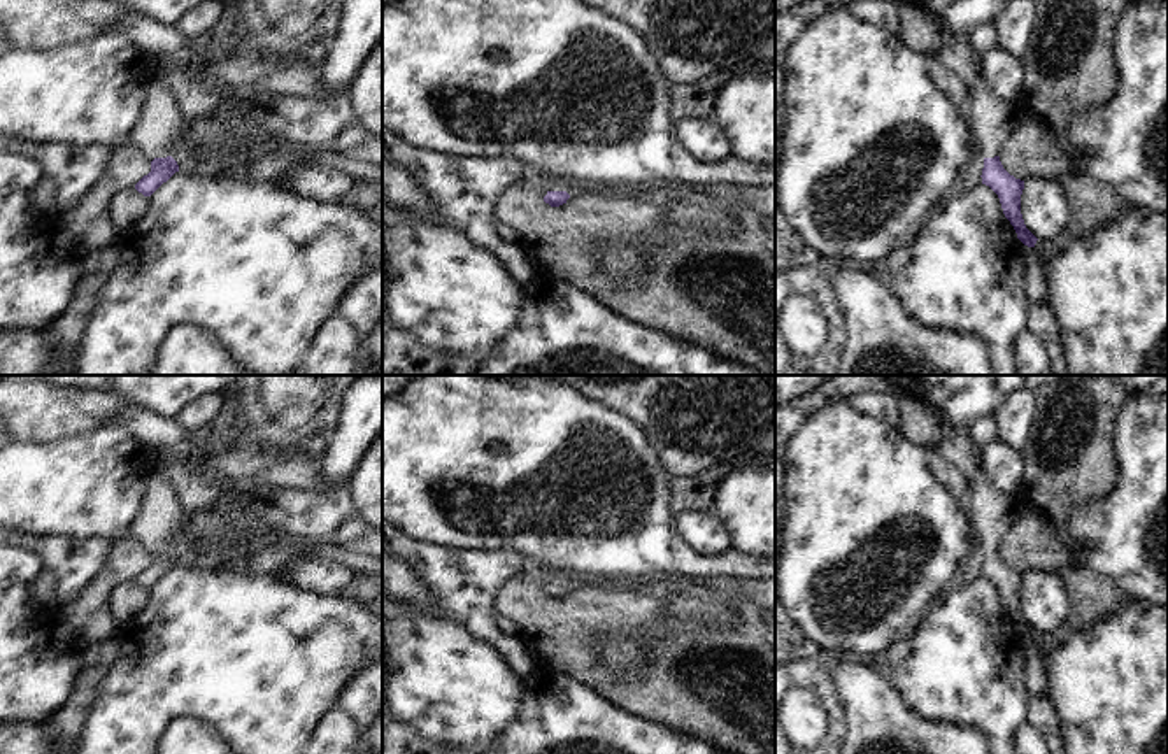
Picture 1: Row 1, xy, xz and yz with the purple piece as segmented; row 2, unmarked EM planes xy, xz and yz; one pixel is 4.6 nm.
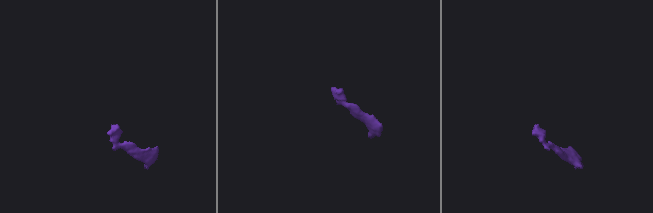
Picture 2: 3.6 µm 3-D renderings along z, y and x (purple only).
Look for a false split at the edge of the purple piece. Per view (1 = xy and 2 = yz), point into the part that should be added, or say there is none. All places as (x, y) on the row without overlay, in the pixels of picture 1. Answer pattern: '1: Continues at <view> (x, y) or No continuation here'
1: Continues at xy (160, 516)
2: Continues at yz (991, 511).

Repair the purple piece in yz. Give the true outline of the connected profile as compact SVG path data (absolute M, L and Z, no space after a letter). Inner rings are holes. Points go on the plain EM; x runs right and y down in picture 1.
M954 426L937 449L970 482L966 503L972 517L972 535L984 551L982 577L998 587L1003 607L1014 619L1017 631L1024 638L1035 640L1038 631L1026 621L1021 607L1024 573L1010 568L998 549L1022 509L1021 498L1010 498L987 480L982 470L982 447L975 442L972 428Z

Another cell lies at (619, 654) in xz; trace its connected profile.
M607 635L600 640L596 652L617 679L624 682L635 679L638 672L638 647L631 638Z

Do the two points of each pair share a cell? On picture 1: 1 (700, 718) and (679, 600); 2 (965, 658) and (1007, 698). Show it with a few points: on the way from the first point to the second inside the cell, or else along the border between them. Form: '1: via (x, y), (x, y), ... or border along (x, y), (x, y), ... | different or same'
1: border along (660, 602), (665, 626), (702, 625), (725, 630) | different
2: via (975, 668), (997, 689) | same

